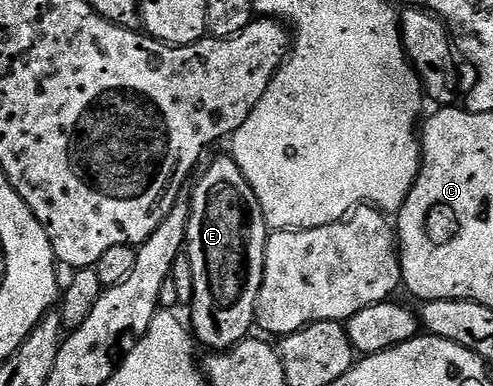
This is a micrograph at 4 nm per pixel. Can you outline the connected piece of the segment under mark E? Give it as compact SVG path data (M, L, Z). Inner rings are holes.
M233 157L218 158L202 175L197 175L194 190L189 191L190 219L186 233L185 253L190 255L192 280L194 281L194 301L189 307L192 334L199 343L207 346L210 352L225 352L237 342L251 337L256 323L256 300L264 280L264 260L266 259L266 240L268 227L266 217L258 203L256 192L234 163Z

